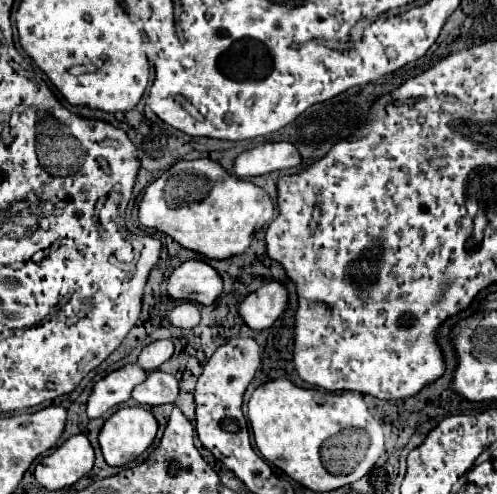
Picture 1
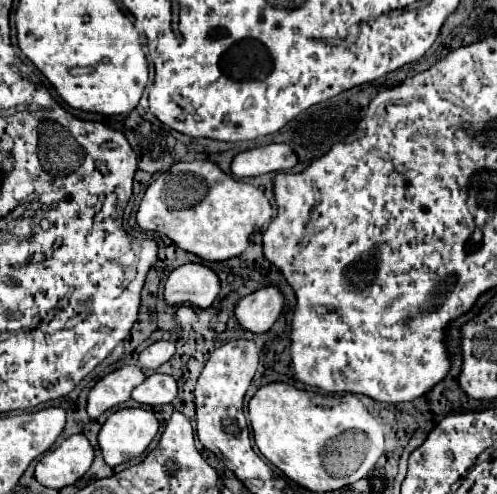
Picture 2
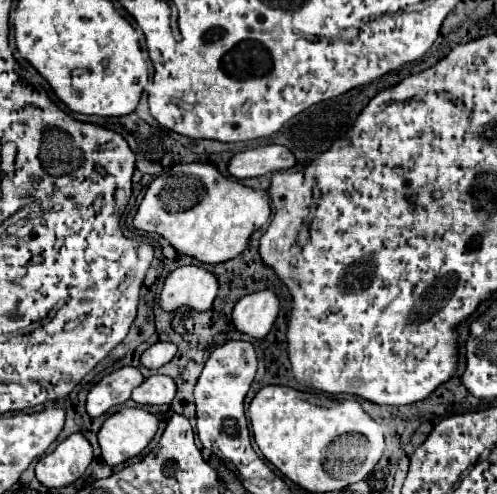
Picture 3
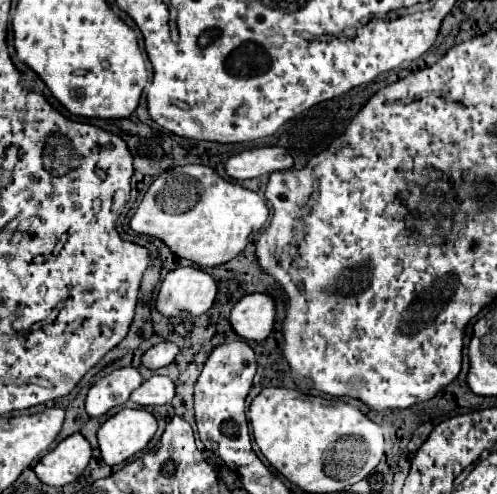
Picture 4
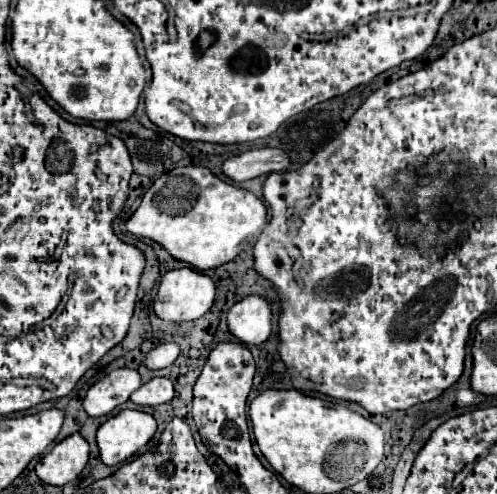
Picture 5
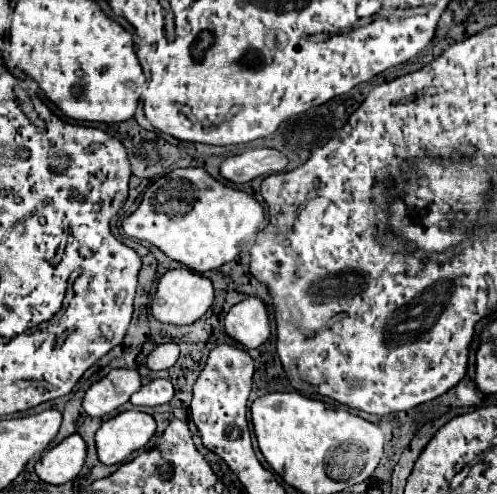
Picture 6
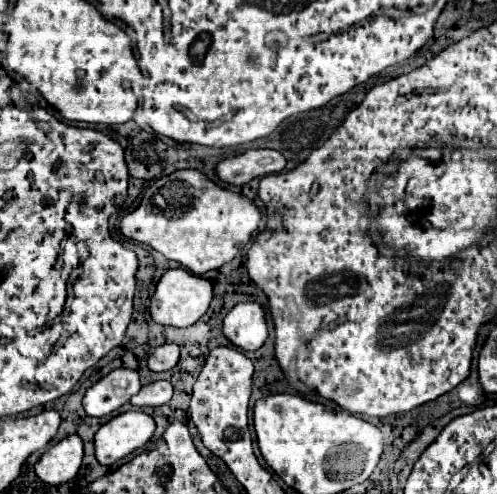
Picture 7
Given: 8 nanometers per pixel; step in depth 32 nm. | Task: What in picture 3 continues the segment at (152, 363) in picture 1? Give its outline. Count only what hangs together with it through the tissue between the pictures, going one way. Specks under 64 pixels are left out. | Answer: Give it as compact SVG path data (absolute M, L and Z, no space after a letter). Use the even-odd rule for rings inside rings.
M158 342L158 344L150 346L150 348L142 354L140 362L142 362L142 366L146 366L146 368L150 368L150 370L158 370L160 366L168 364L168 362L176 356L176 352L178 352L176 344L172 344L172 342Z

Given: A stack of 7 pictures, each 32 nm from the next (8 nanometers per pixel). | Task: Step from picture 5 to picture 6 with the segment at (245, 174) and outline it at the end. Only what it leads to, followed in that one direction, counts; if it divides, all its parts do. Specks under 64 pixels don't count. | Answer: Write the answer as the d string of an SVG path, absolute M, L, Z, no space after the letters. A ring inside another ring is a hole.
M272 148L246 150L244 154L226 158L220 164L220 176L234 184L244 184L258 176L282 172L286 168L286 164L288 164L286 156L278 150L272 150Z

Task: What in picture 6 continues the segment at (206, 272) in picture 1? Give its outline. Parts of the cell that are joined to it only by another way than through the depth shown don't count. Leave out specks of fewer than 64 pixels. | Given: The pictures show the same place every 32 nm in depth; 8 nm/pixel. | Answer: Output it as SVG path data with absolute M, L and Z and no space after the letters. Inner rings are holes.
M188 268L168 270L160 278L156 294L152 298L152 316L158 322L164 322L164 324L186 326L186 324L192 324L198 318L202 318L206 314L206 310L212 306L212 300L214 300L214 288L212 288L212 282L206 276L196 274Z

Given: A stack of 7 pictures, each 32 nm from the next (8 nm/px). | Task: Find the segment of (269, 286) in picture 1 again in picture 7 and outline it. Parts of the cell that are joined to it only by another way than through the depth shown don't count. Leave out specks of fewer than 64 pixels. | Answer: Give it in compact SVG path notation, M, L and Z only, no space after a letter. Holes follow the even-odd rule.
M258 302L236 304L222 322L222 334L242 352L258 350L268 338L268 324Z

